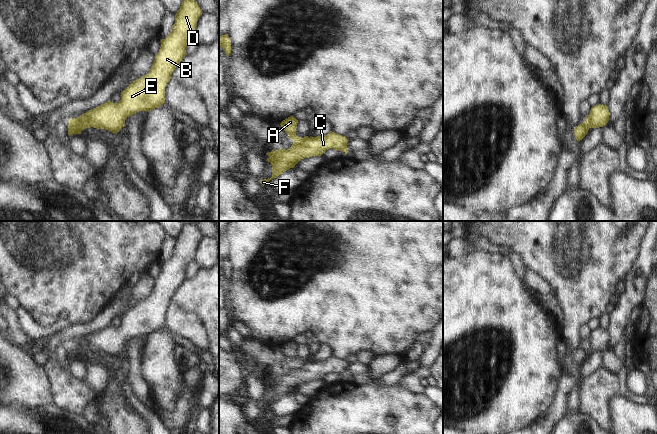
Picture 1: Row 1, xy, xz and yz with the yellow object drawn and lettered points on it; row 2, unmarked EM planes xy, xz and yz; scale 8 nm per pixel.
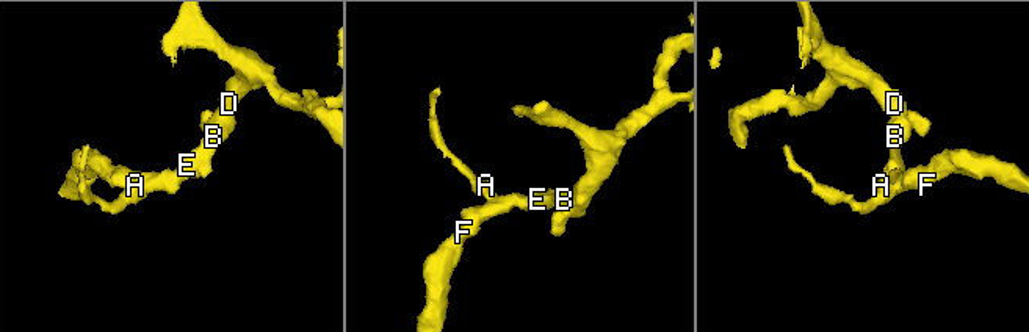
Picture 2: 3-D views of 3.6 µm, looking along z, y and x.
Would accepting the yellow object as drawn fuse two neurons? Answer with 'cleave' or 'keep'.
cleave

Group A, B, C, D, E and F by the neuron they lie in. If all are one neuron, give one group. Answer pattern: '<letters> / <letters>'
A / B C D E F

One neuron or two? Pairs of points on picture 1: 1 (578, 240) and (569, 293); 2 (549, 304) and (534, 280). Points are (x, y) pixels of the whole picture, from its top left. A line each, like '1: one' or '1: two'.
1: one
2: one

